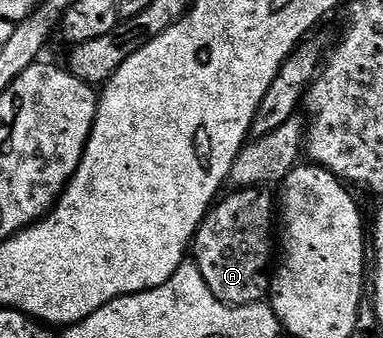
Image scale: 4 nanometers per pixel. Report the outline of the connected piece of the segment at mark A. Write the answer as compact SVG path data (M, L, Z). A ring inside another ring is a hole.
M236 188L231 192L233 194L230 195L229 198L221 197L219 201L213 205L209 214L204 218L204 223L202 223L200 229L196 231L194 239L194 261L196 266L202 272L202 280L206 280L206 284L210 288L210 292L214 292L214 296L218 296L218 300L222 300L227 304L227 306L253 306L256 302L264 302L265 299L269 297L272 289L272 279L274 274L274 238L272 242L272 222L274 226L274 198L273 195L271 198L271 196L268 195L271 193L264 188Z

